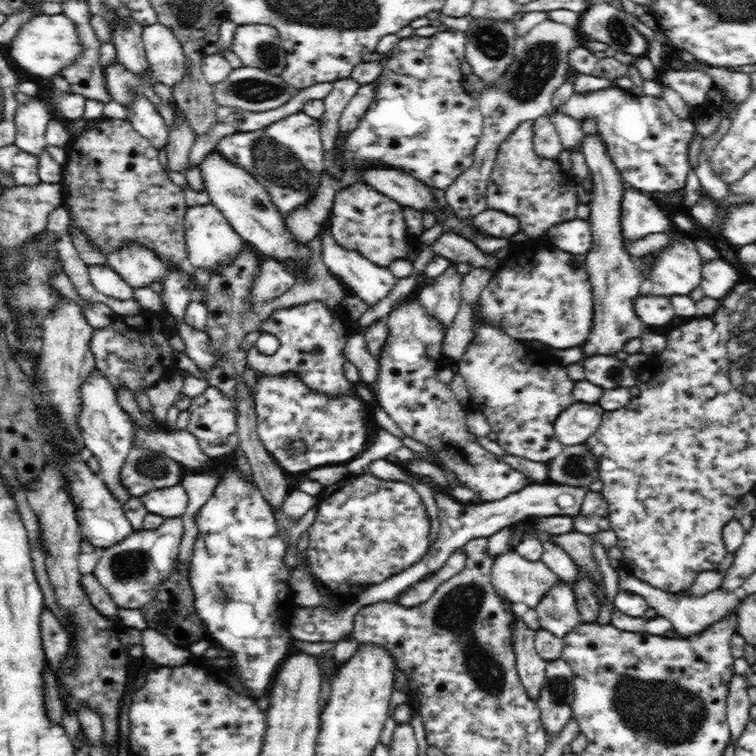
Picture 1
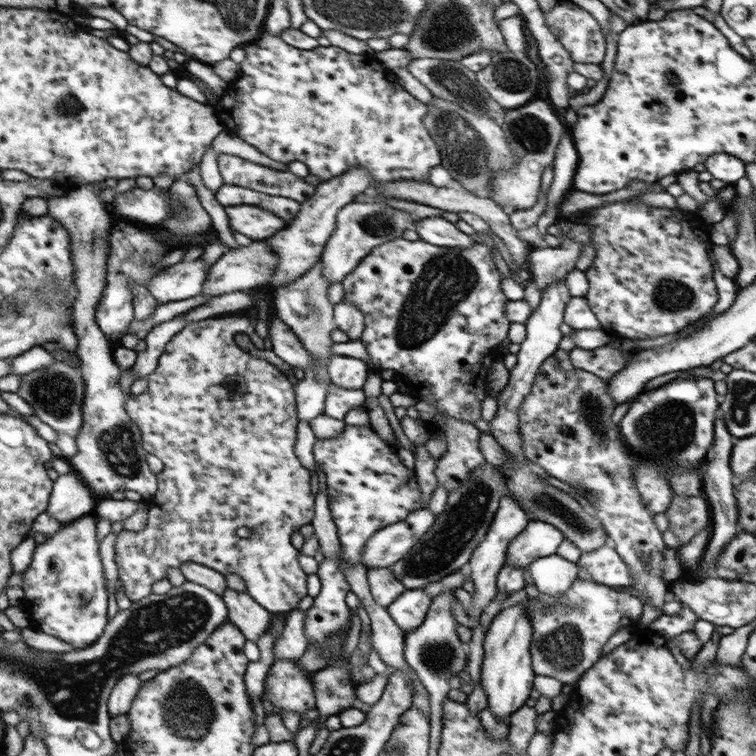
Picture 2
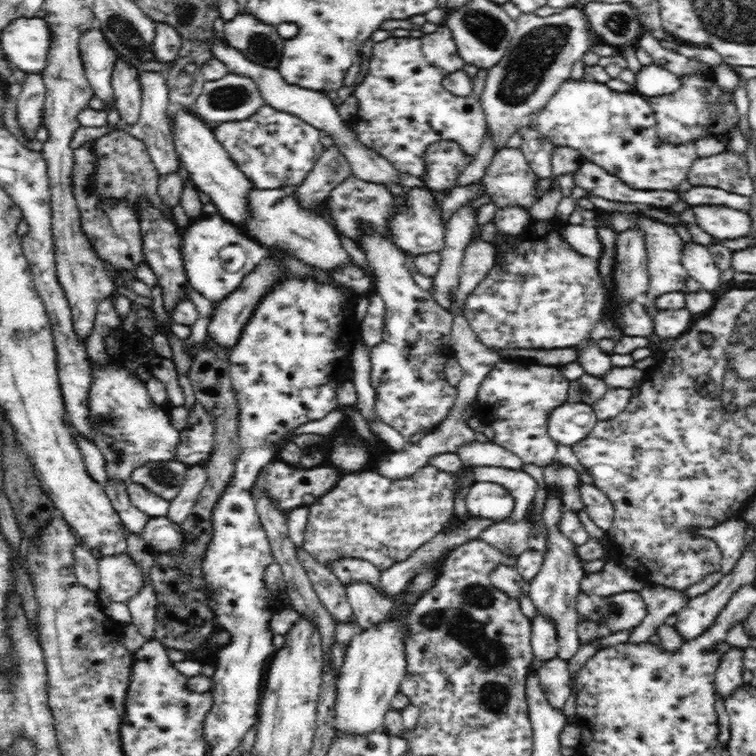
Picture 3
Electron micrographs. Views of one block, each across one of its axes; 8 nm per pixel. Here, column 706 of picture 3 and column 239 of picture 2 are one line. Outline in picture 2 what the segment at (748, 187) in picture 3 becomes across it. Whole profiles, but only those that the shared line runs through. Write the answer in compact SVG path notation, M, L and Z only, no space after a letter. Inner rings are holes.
M224 153L218 154L217 162L223 184L242 186L270 196L283 196L299 203L315 193L316 186L306 183L289 170L274 170Z

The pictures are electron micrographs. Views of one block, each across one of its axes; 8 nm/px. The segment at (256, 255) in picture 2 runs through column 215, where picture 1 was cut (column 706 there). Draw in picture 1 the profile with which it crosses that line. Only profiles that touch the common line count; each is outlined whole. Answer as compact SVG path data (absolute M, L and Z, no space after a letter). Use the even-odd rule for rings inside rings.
M719 258L703 264L703 280L700 281L699 287L702 288L706 297L722 300L737 286L738 278L740 278L738 270Z

